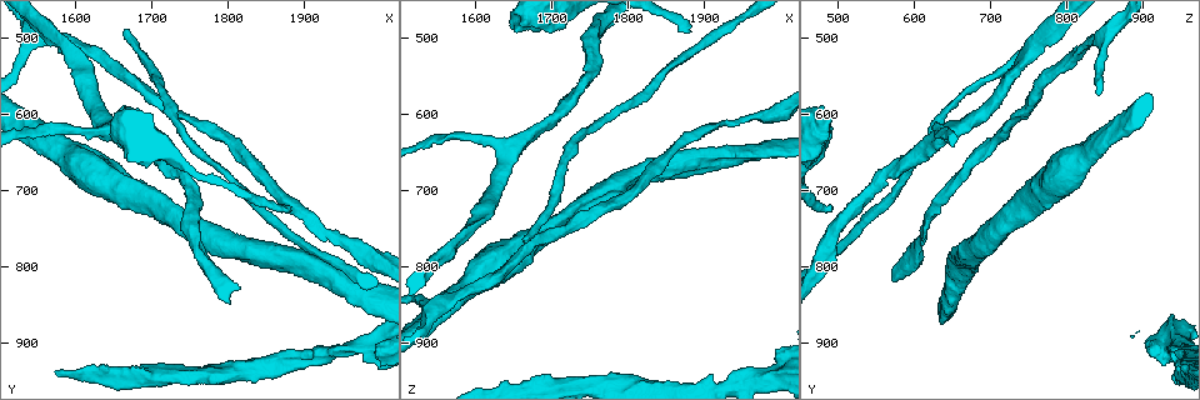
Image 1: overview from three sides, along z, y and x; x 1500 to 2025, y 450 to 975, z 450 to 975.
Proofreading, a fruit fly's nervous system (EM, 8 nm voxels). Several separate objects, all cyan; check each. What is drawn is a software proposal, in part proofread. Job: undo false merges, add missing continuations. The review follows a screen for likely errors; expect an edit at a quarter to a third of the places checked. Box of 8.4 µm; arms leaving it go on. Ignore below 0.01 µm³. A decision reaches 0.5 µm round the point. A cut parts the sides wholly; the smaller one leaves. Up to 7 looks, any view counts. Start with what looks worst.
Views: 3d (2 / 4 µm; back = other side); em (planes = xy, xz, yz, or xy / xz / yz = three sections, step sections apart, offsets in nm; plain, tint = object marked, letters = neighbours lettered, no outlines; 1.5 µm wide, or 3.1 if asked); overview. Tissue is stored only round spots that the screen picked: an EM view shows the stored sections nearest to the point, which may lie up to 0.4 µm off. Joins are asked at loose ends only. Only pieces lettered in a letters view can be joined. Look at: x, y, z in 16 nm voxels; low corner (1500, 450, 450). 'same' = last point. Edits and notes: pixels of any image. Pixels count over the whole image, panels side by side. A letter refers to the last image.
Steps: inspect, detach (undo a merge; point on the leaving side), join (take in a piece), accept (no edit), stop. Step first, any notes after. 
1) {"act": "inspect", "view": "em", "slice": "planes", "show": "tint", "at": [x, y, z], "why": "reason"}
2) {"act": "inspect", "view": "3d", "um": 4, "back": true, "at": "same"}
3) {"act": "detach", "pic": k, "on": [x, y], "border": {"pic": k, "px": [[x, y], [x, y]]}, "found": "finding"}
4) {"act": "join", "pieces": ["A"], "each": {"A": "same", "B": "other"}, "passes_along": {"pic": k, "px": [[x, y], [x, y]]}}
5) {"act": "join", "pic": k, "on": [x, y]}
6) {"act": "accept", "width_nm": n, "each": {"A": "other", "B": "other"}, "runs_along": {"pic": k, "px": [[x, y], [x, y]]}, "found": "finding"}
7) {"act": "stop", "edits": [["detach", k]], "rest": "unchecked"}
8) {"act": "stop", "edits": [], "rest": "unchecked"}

{"act": "inspect", "view": "3d", "um": 4, "back": true, "at": [1880, 725, 490], "why": "end of a long branch"}

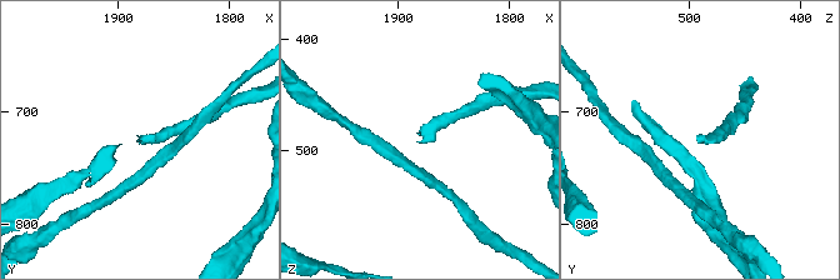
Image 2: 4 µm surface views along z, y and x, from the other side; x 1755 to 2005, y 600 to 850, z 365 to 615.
{"act": "inspect", "view": "em", "slice": "xz", "step": 4, "show": "letters", "at": [1880, 724, 484], "why": "shape alone is not enough"}

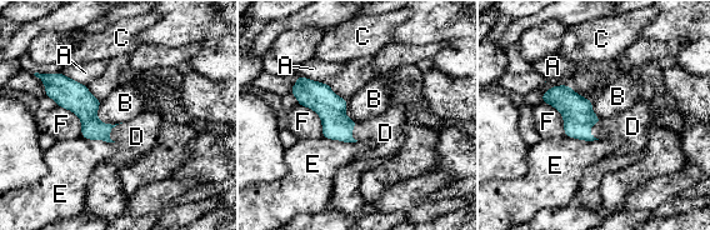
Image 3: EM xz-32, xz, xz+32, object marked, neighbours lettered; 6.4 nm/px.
{"act": "inspect", "view": "em", "slice": "planes", "show": "letters", "at": "same", "why": "another direction"}

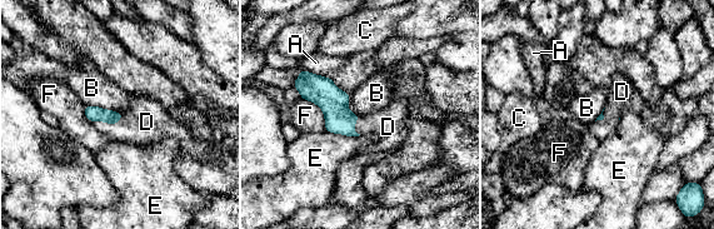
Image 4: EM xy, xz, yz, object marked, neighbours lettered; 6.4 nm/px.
{"act": "join", "pieces": ["D"], "each": {"A": "other", "B": "other", "C": "other", "D": "same", "E": "other", "F": "other"}, "passes_along": {"pic": 4, "px": [[93, 113], [108, 123], [146, 122]]}, "found": "the neuron continues"}

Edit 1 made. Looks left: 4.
{"act": "inspect", "view": "overview"}

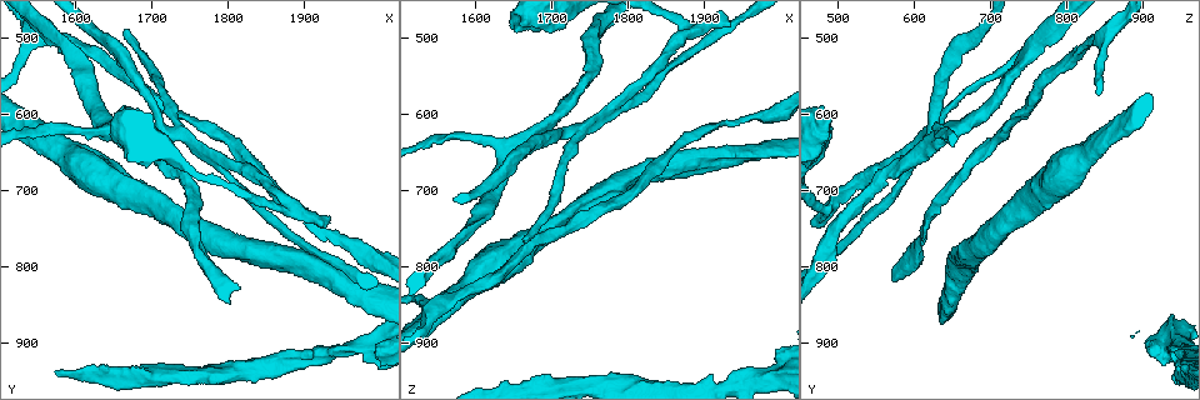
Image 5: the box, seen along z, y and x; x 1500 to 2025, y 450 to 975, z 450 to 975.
{"act": "inspect", "view": "em", "slice": "planes", "show": "plain", "at": [1665, 485, 765], "why": "branch stops here"}

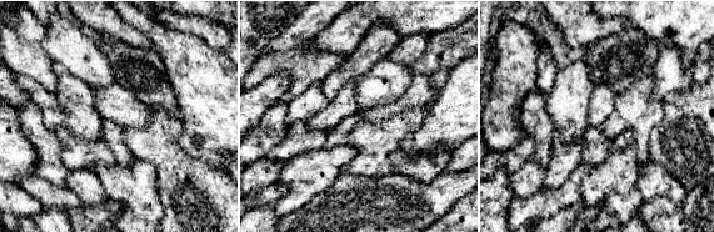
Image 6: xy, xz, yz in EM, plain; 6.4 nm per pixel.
{"act": "inspect", "view": "em", "slice": "planes", "show": "letters", "at": "same", "why": "what lies round it"}

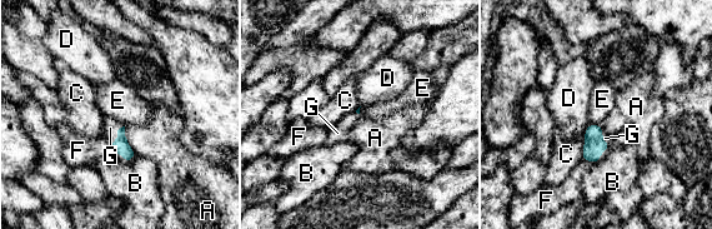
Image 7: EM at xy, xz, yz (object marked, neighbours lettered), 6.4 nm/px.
{"act": "join", "pieces": ["G"], "each": {"A": "other", "B": "other", "C": "other", "D": "other", "E": "other", "F": "other", "G": "same"}, "passes_along": {"pic": 7, "px": [[121, 147], [118, 135], [110, 127]]}, "found": "the neuron continues"}

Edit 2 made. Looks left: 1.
{"act": "stop", "edits": [["join", 4], ["join", 7]], "rest": "unchecked"}

